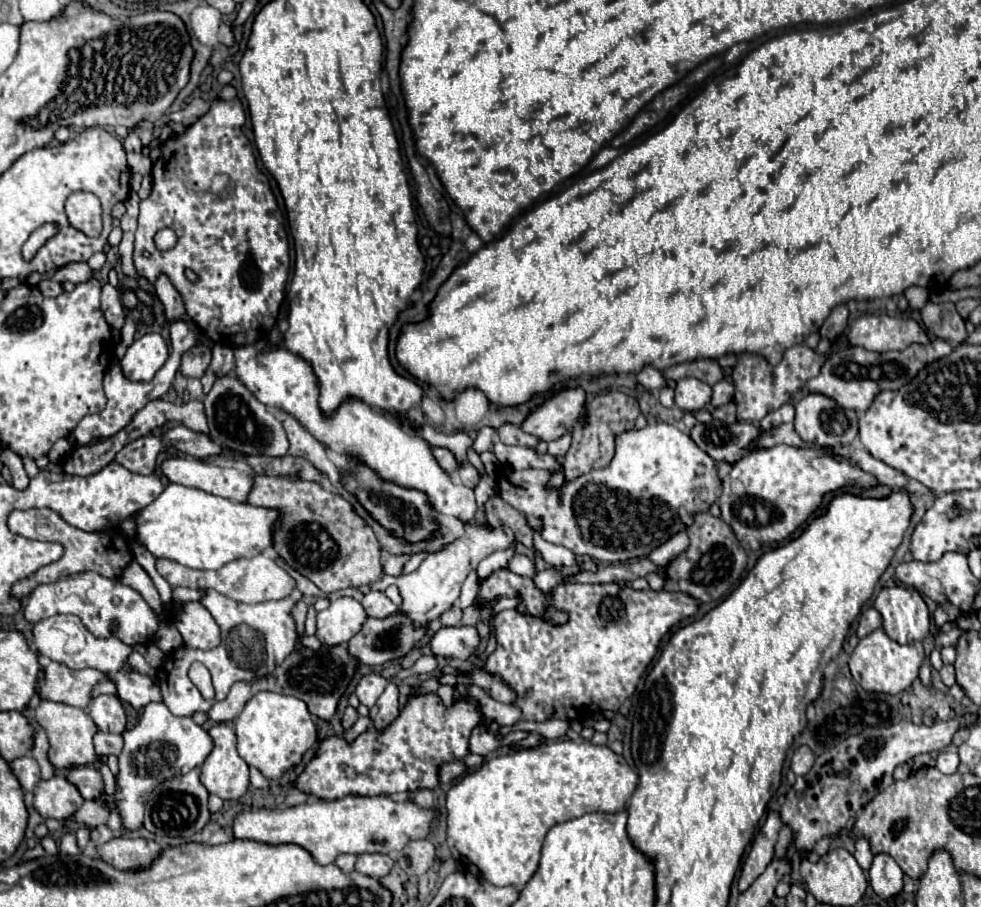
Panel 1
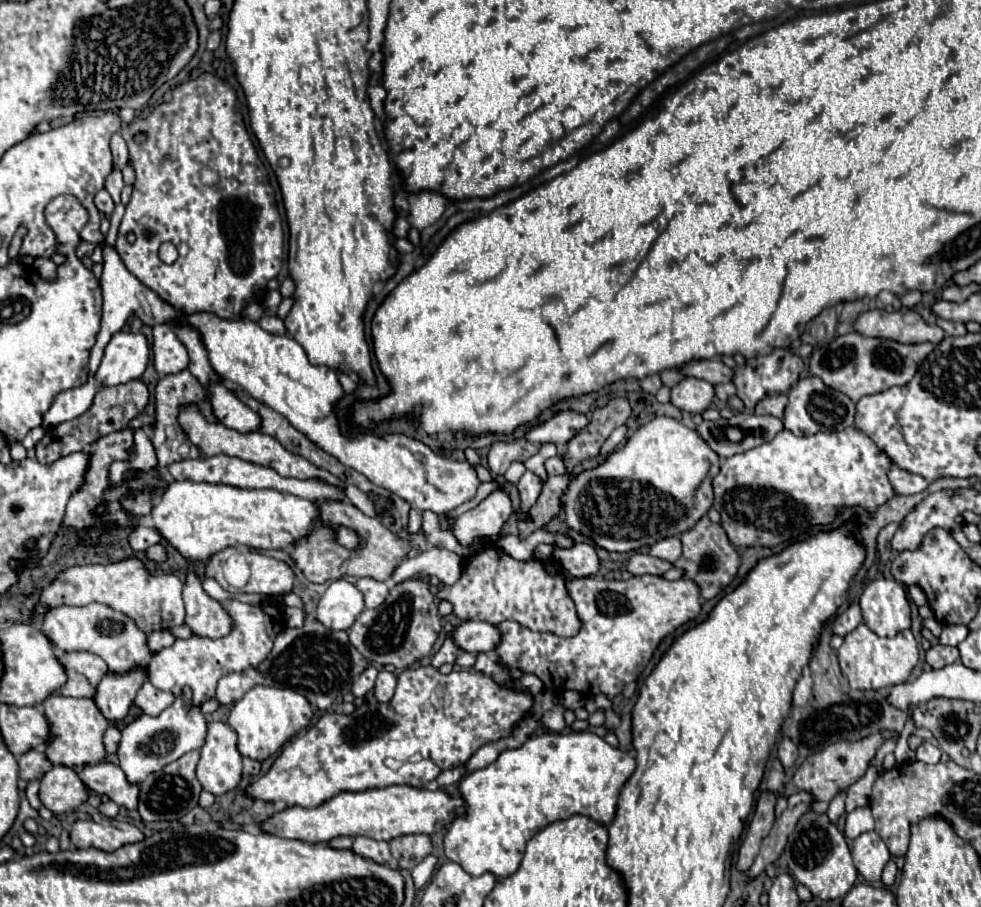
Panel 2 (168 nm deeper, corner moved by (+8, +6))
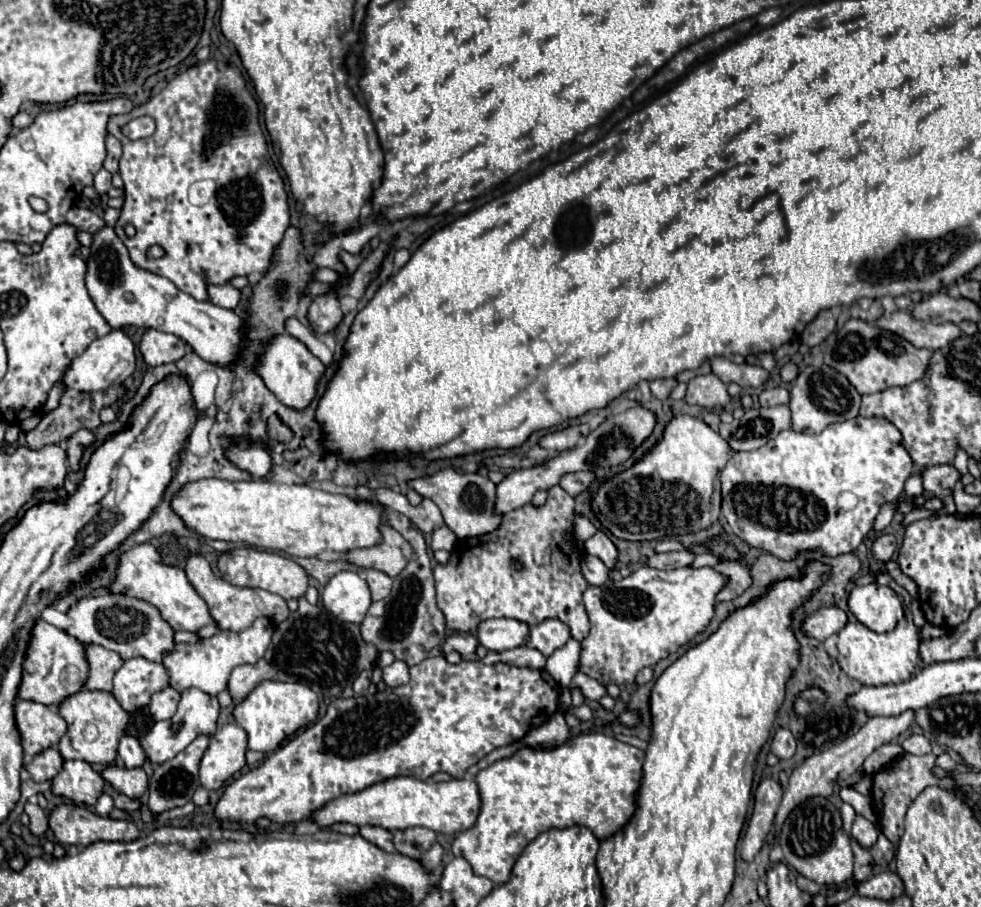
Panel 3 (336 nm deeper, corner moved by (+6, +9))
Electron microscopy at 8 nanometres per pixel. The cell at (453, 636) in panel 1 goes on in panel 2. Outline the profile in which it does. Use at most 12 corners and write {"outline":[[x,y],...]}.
{"outline":[[463,621],[453,637],[463,651],[489,653],[499,627]]}

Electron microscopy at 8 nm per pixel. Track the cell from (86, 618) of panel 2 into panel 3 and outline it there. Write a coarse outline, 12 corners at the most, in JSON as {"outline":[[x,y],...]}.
{"outline":[[101,594],[69,608],[67,634],[123,660],[161,662],[173,628],[151,604]]}

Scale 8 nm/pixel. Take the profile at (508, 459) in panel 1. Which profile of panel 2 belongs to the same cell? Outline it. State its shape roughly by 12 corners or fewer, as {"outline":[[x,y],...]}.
{"outline":[[559,457],[545,461],[549,475],[565,475],[567,467]]}

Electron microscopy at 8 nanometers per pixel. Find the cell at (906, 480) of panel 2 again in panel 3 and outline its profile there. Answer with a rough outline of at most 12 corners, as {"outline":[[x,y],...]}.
{"outline":[[953,466],[921,470],[923,488],[935,492],[945,508],[937,515],[955,514],[953,486],[959,474]]}

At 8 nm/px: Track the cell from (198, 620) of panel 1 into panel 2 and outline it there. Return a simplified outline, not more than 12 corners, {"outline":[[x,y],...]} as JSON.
{"outline":[[187,573],[185,623],[201,637],[225,637],[233,621]]}

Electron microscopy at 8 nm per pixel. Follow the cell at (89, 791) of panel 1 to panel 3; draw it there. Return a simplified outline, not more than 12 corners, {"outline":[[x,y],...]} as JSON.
{"outline":[[107,766],[101,778],[129,798],[147,790],[143,768]]}

